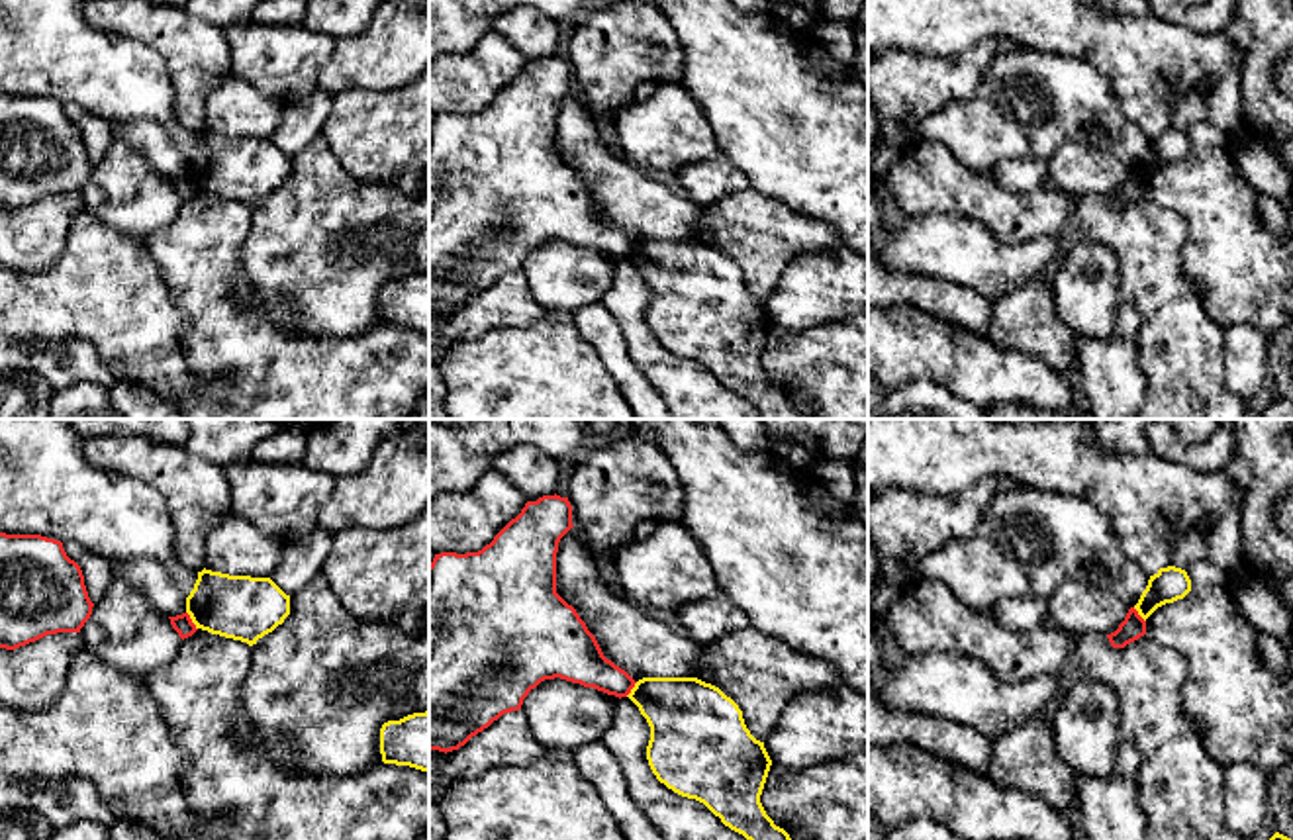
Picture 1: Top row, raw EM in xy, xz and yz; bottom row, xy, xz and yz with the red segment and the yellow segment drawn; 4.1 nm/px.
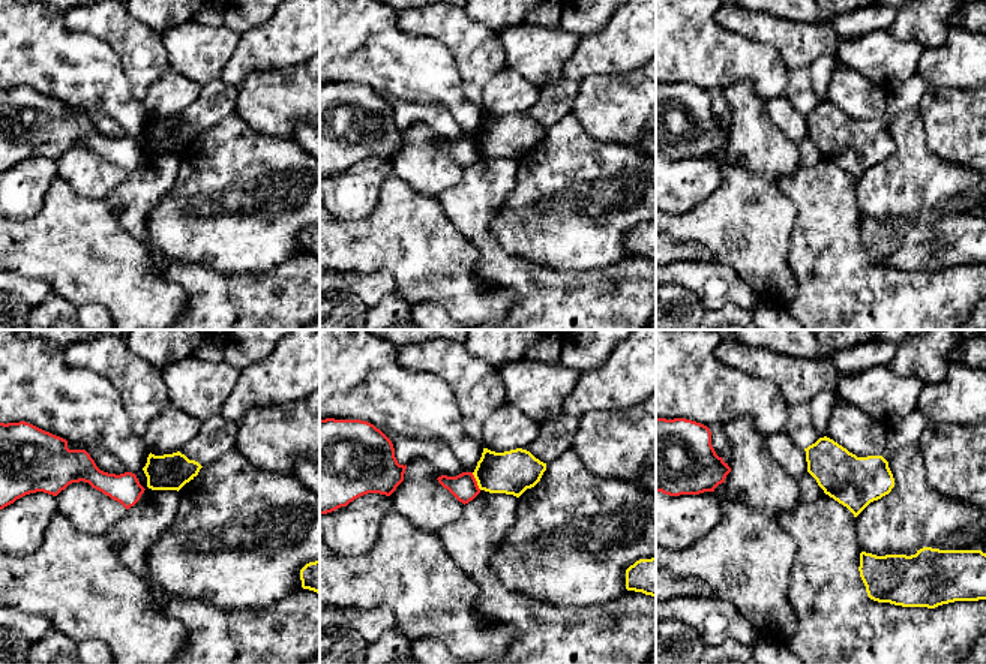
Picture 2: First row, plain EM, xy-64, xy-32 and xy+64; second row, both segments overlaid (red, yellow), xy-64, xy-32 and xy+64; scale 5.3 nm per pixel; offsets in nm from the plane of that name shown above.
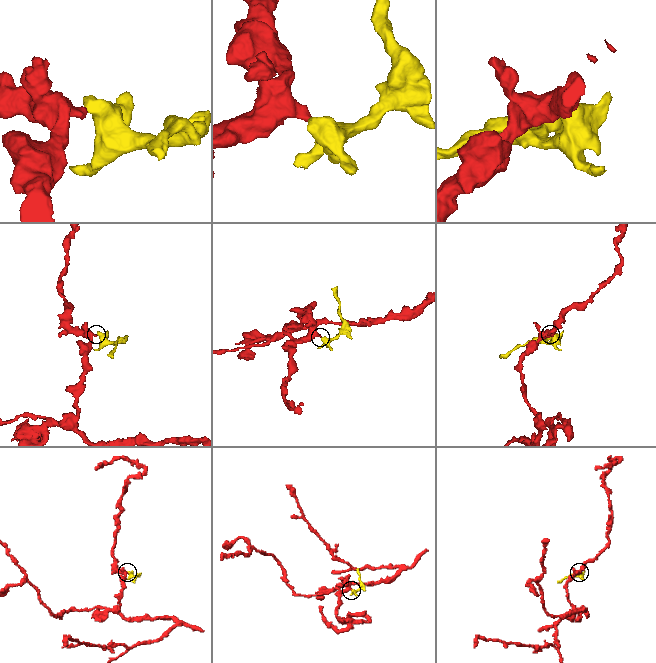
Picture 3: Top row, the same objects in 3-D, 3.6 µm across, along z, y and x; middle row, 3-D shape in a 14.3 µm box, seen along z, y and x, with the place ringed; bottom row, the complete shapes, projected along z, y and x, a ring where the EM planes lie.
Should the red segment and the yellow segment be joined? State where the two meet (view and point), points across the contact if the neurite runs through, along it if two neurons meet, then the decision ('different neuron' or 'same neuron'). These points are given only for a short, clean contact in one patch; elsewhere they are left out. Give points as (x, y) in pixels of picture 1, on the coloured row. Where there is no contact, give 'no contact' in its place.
xy (191, 621) | along xy (187, 611), (196, 629) | different neuron

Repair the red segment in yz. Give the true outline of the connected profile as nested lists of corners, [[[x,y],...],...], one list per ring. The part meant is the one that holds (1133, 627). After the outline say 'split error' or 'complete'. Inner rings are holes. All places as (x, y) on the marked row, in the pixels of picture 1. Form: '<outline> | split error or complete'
[[[1134,607],[1128,609],[1125,621],[1119,629],[1107,634],[1113,648],[1125,648],[1126,644],[1138,640],[1146,634],[1146,621],[1138,615]]] | complete

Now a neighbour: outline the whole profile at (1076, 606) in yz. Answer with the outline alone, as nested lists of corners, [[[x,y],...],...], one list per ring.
[[[1064,580],[1048,599],[1050,623],[1074,638],[1083,632],[1111,634],[1125,621],[1130,605],[1117,593],[1081,580]]]

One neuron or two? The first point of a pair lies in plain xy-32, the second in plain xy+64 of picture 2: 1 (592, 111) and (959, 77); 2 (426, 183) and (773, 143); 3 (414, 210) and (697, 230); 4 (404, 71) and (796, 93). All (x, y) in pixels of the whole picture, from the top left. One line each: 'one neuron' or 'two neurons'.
1: two neurons
2: one neuron
3: one neuron
4: two neurons

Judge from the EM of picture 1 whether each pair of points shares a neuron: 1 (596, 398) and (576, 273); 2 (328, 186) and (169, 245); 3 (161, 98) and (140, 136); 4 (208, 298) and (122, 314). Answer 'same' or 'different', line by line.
1: different
2: different
3: different
4: different

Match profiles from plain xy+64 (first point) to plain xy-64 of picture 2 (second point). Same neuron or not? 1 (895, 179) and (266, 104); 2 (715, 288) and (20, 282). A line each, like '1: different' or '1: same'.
1: different
2: same

